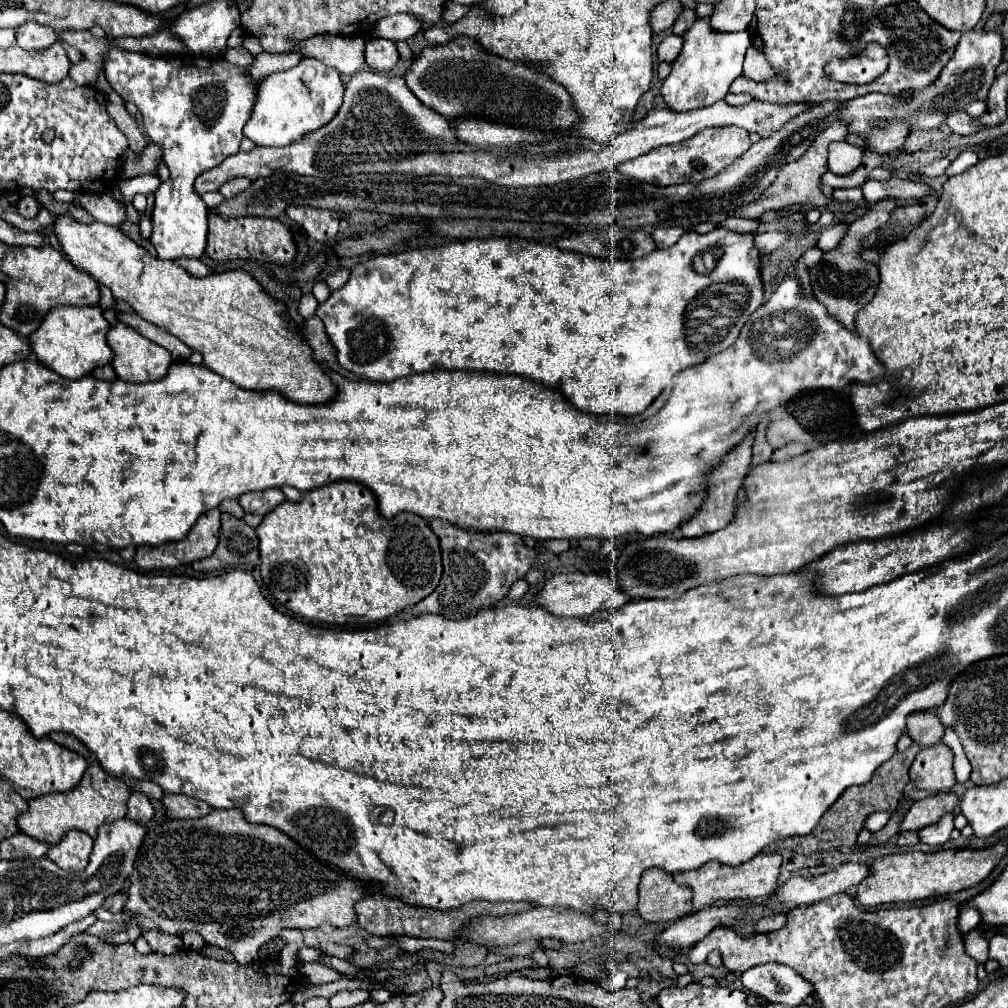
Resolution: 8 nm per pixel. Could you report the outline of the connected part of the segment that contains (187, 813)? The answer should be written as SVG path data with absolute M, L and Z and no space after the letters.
M164 793L162 805L166 809L166 817L174 817L174 819L196 819L212 811L206 803L200 803L198 799L186 795L172 795L172 793Z

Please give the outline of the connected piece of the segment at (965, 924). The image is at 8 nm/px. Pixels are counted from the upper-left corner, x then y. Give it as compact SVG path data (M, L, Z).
M964 907L962 913L960 913L960 931L962 931L962 933L968 933L970 929L978 927L980 921L982 921L982 917L980 917L980 911L978 911L978 909L974 909L974 907Z

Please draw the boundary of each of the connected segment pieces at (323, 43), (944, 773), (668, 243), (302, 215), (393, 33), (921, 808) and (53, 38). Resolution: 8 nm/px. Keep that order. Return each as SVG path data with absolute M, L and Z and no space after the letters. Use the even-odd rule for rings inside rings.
M316 35L302 43L302 55L312 55L342 75L354 75L366 65L364 39L352 35Z
M944 743L932 747L920 747L912 767L910 779L918 789L950 791L956 785L952 769L952 749Z
M674 225L674 227L664 227L664 229L656 229L654 231L654 241L656 241L656 247L658 249L666 249L666 247L672 247L682 235L686 233L684 227L680 225Z
M290 205L284 211L290 219L294 219L298 225L302 225L308 233L308 237L328 243L336 239L338 233L338 215L328 209L314 209L314 207L302 207L302 205Z
M392 15L392 17L386 17L386 21L378 21L374 25L372 35L388 41L406 41L412 35L416 35L420 29L422 29L422 23L418 19L412 19L412 15Z
M936 793L934 797L916 801L910 807L910 811L906 813L906 817L900 825L900 833L902 831L920 831L928 825L938 823L942 815L952 813L956 803L958 803L958 797L954 793Z
M28 21L18 27L16 31L16 43L24 47L26 51L40 51L50 47L52 43L58 41L58 35L50 25L40 25L34 21Z

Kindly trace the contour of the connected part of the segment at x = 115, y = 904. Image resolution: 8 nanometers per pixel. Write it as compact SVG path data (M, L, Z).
M120 891L120 893L116 893L116 895L110 895L110 897L104 901L104 909L118 913L118 911L124 909L126 899L128 899L128 893L124 893L124 891Z

